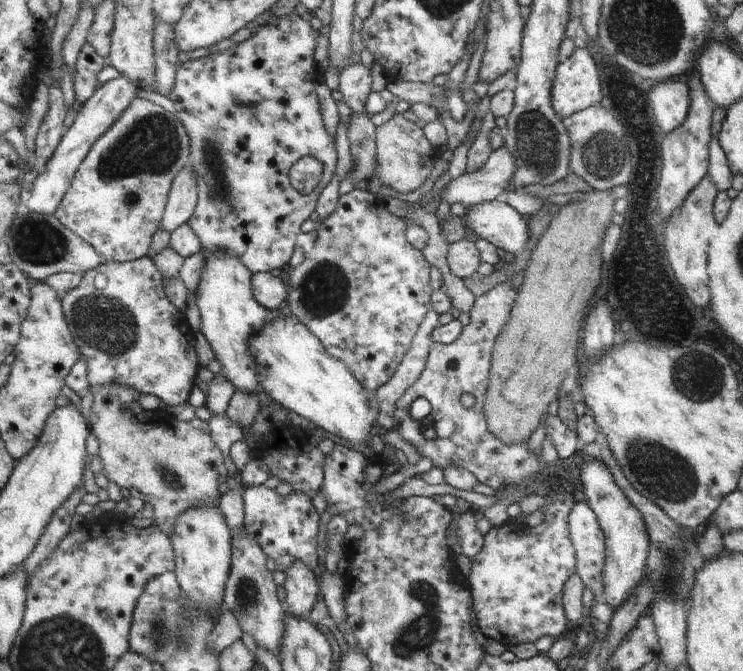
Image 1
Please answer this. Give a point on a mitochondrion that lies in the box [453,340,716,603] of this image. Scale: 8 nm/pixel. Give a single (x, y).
(662, 472)

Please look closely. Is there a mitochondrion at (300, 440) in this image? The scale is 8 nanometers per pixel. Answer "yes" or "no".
no

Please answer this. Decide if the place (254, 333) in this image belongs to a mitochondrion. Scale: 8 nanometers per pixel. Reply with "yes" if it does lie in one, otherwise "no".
no

